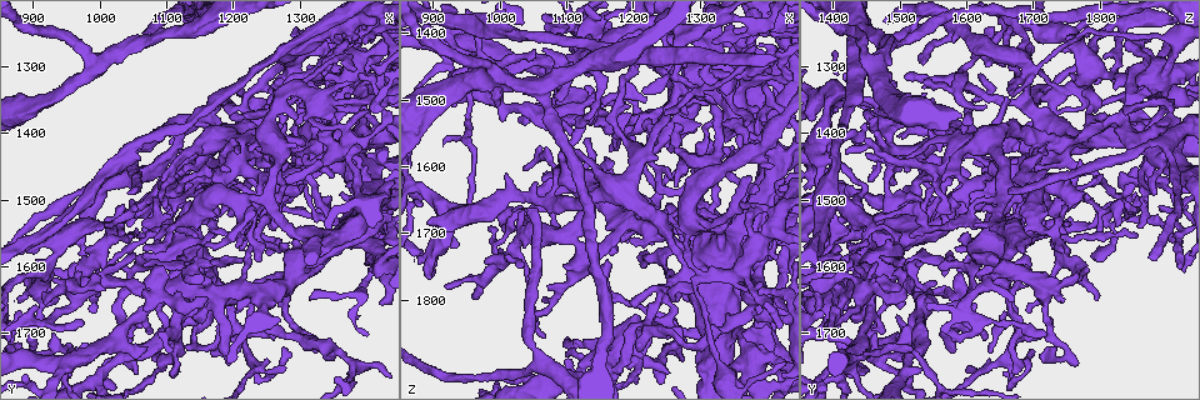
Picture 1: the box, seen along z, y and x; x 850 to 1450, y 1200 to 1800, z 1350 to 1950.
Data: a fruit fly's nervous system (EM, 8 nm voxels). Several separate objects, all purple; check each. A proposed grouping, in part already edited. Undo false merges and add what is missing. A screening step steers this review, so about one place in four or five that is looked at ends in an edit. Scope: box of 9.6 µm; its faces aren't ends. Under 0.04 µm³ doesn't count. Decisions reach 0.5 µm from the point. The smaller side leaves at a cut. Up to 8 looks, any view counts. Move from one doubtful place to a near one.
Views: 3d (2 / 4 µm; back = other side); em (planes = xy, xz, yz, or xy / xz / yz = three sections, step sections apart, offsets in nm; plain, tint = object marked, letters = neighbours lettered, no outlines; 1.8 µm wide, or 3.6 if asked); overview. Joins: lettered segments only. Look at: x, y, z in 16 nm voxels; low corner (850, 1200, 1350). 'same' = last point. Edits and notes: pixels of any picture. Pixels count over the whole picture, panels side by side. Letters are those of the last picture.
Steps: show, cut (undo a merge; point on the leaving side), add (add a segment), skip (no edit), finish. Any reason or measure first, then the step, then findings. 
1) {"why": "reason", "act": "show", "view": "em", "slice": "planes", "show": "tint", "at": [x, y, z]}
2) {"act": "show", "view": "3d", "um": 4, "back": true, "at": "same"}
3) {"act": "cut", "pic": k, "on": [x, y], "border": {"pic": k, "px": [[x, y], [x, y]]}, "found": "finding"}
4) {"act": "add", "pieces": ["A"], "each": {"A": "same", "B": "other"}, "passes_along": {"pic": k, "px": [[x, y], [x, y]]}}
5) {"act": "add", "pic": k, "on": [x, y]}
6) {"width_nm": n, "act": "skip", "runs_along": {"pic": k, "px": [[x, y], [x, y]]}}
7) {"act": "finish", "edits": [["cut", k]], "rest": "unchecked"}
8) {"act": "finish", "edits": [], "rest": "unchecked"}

{"why": "branch stops here", "act": "show", "view": "em", "slice": "planes", "show": "tint", "at": [1225, 1585, 1500]}

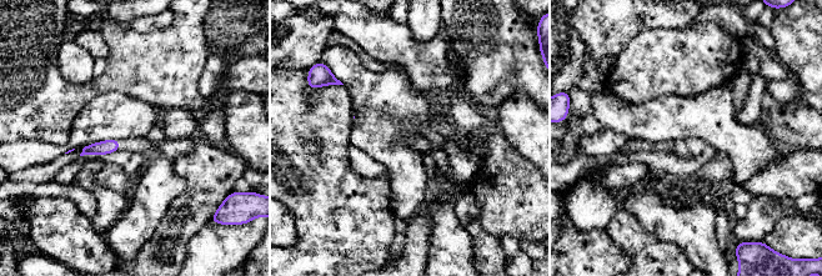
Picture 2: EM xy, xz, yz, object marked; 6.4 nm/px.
{"why": "what lies round it", "act": "show", "view": "em", "slice": "planes", "show": "letters", "at": "same"}

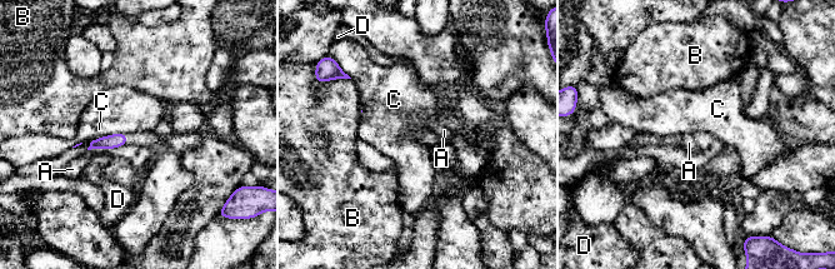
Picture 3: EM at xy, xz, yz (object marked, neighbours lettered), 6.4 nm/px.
{"width_nm": 90, "act": "skip", "each": {"A": "other", "B": "other", "C": "other", "D": "other"}, "found": "no lettered segment goes on from it"}

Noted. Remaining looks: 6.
{"why": "branch point", "act": "show", "view": "em", "slice": "yz", "step": 4, "show": "tint", "at": [1110, 1430, 1910]}

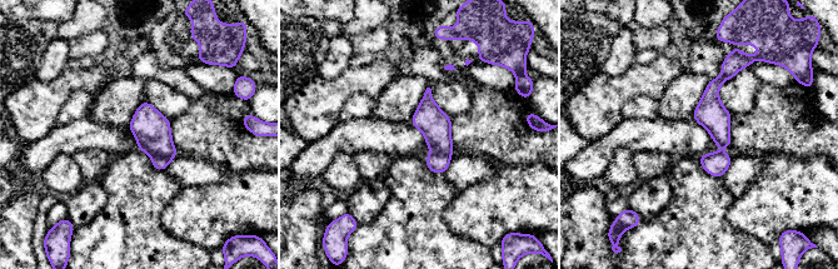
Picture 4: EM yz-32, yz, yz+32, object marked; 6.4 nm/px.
{"act": "show", "view": "em", "slice": "yz", "step": 4, "show": "letters", "at": "same"}

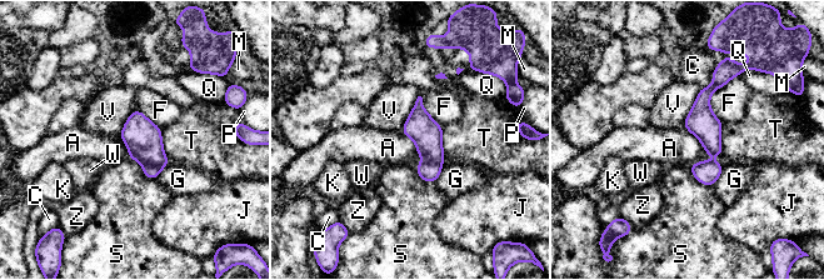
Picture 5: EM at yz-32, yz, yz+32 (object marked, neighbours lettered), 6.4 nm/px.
{"act": "skip", "each": {"A": "other", "C": "other", "F": "other", "G": "other", "J": "other", "K": "other", "M": "other", "P": "other", "Q": "other", "S": "other", "T": "other", "V": "other", "W": "other", "Z": "other"}, "border": {"pic": 5, "px": [[683, 126], [699, 140], [707, 153]]}, "found": "all the same cell"}

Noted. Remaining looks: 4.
{"why": "two arms in line, one across", "act": "show", "view": "em", "slice": "yz", "step": 16, "show": "tint", "at": [1265, 1415, 1710]}

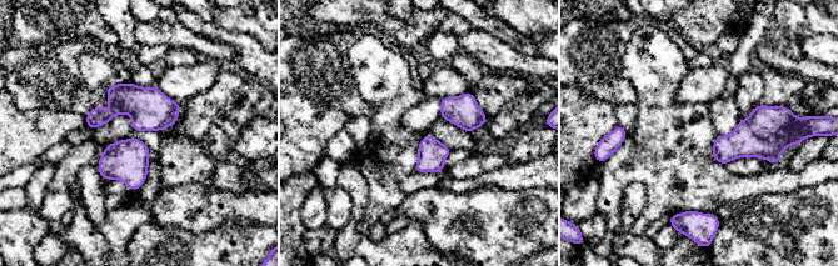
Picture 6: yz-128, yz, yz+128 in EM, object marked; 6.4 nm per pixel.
{"why": "cut it another way", "act": "show", "view": "em", "slice": "planes", "show": "letters", "at": "same"}

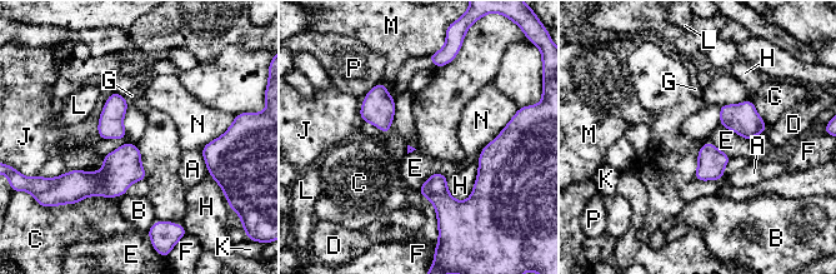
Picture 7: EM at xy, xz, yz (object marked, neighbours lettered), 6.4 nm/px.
{"longest_contact_nm": ["H", 300], "act": "skip", "each": {"A": "other", "B": "other", "C": "other", "D": "other", "E": "other", "F": "other", "G": "other", "H": "other", "J": "other", "K": "other", "L": "other", "M": "other", "N": "other", "P": "other"}, "border": {"pic": 7, "px": [[446, 175], [432, 173], [418, 189]]}, "found": "all the same cell"}

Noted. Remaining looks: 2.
{"act": "show", "view": "3d", "um": 4, "at": [1415, 1580, 1455]}

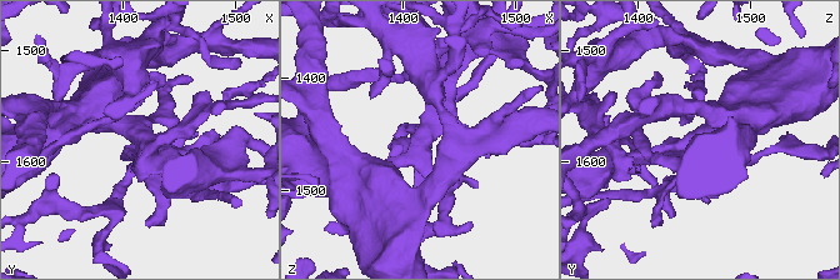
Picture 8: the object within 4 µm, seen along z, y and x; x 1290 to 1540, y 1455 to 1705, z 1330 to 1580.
{"act": "show", "view": "em", "slice": "planes", "show": "letters", "at": [1414, 1580, 1454]}

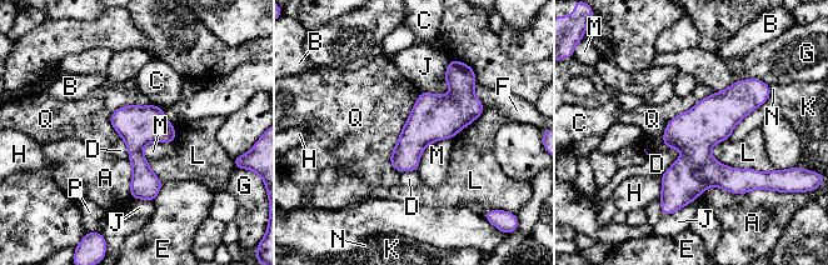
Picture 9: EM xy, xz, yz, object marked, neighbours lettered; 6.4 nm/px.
{"longest_contact_nm": ["Q", 550], "act": "skip", "each": {"A": "other", "B": "other", "C": "other", "D": "other", "E": "other", "F": "other", "G": "other", "H": "other", "J": "other", "K": "other", "L": "other", "M": "other", "N": "other", "P": "other", "Q": "other"}, "found": "continuous, no second cell"}

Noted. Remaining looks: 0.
{"act": "finish", "edits": [], "rest": "unchecked"}

